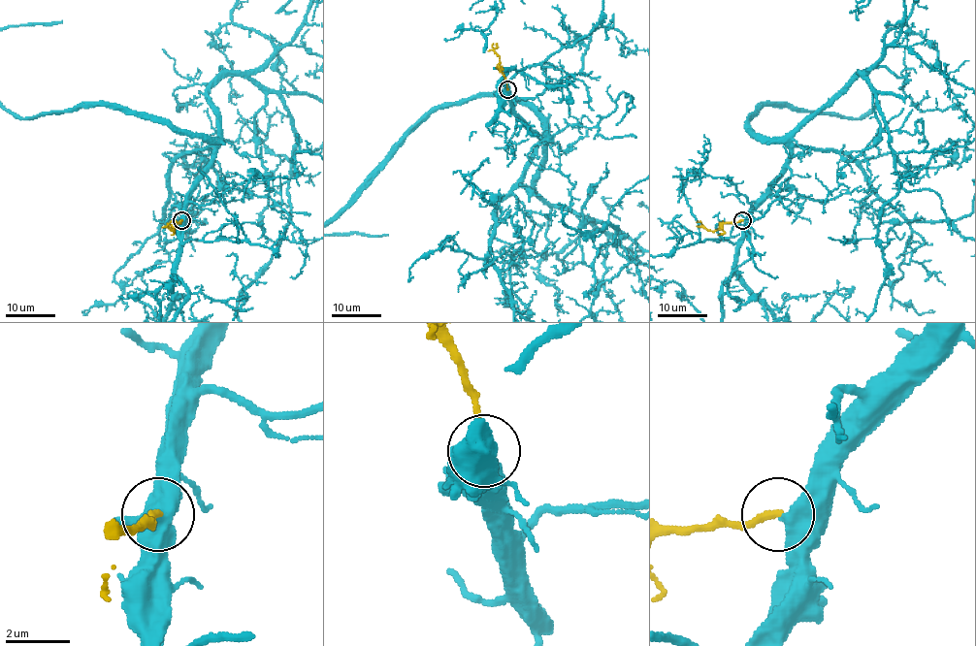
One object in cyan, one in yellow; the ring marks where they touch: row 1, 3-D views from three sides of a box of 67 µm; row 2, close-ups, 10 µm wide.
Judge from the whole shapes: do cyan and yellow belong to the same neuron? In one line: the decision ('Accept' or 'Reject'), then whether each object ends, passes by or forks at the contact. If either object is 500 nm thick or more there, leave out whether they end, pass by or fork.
Reject

